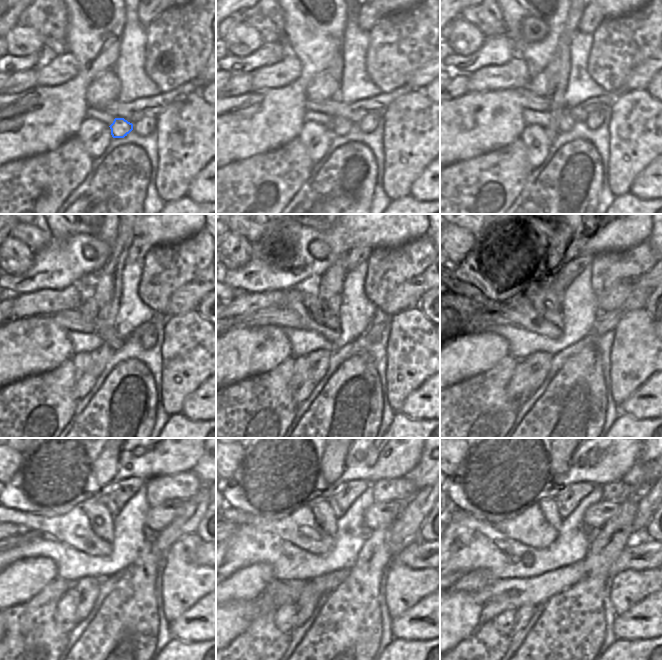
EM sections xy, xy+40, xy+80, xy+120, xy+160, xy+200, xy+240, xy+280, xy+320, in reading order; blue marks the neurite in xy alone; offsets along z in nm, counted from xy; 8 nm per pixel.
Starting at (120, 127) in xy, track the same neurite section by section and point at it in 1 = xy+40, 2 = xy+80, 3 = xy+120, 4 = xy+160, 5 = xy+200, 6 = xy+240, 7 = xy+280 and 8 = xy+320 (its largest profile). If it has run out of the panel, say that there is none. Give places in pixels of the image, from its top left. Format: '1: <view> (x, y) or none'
1: xy+40 (341, 126)
2: xy+80 (563, 122)
3: xy+120 (108, 333)
4: xy+160 (330, 328)
5: xy+200 (550, 325)
6: xy+240 (98, 546)
7: xy+280 (303, 519)
8: xy+320 (536, 530)

